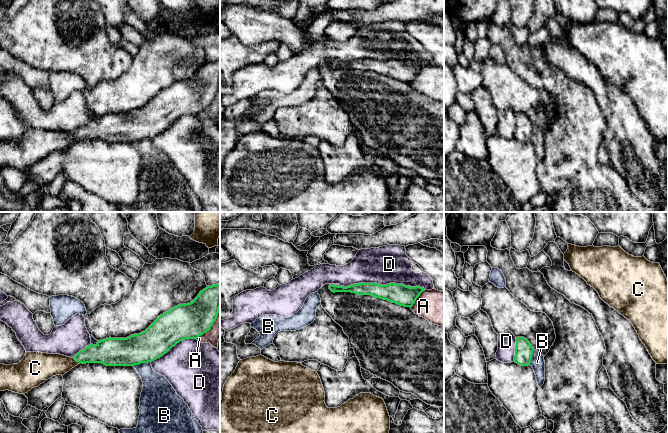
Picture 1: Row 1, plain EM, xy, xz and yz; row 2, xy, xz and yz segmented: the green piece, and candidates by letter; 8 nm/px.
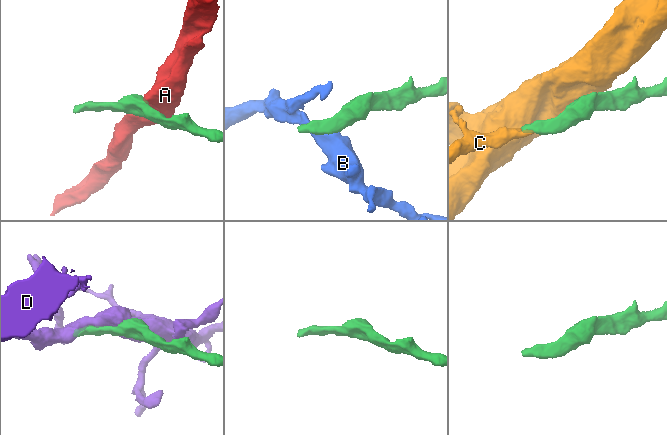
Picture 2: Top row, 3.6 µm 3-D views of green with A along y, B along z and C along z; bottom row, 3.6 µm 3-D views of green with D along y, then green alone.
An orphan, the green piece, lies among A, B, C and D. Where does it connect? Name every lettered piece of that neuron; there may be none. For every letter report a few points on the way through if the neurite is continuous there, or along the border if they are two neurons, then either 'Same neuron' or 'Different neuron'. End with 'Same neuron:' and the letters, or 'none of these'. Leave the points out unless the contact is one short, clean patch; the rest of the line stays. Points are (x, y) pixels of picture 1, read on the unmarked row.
A: Different neuron
B: Different neuron
C: Path across: xy (106, 127), (82, 132), (77, 137), (47, 141). Same neuron
D: Different neuron
Same neuron: C

